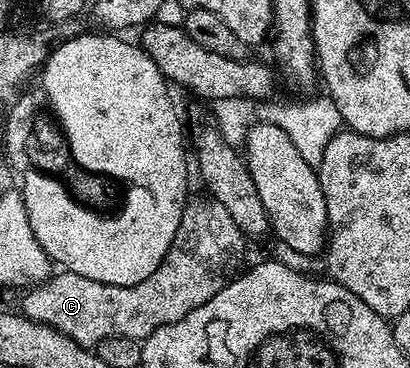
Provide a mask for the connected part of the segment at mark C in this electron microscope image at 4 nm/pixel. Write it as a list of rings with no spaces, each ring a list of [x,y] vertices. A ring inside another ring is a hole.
[[[192,195],[184,204],[182,223],[178,223],[174,243],[170,243],[170,251],[166,251],[162,263],[158,263],[150,279],[142,279],[142,283],[134,283],[130,287],[118,287],[98,283],[94,279],[82,279],[82,275],[60,271],[41,285],[31,286],[25,292],[28,294],[21,299],[18,309],[31,321],[54,327],[62,331],[62,335],[74,339],[85,347],[95,347],[99,341],[105,341],[107,337],[125,337],[143,342],[144,338],[158,331],[158,327],[178,323],[178,319],[194,311],[194,307],[202,307],[202,303],[214,299],[214,295],[218,295],[218,291],[222,291],[222,287],[226,287],[229,281],[237,276],[241,268],[239,265],[244,261],[244,244],[246,244],[246,238],[241,233],[238,223],[230,219],[226,207],[222,207],[218,199],[207,195],[201,195],[201,197]]]

